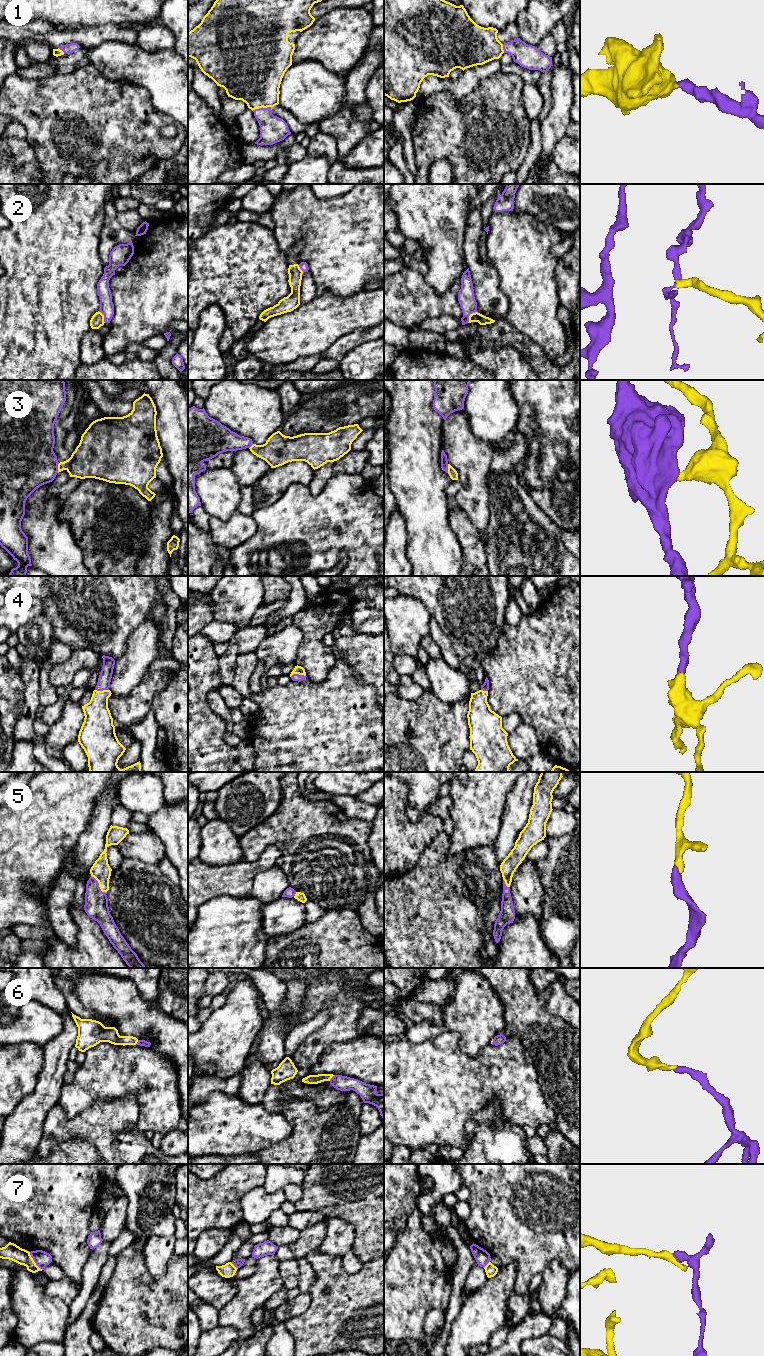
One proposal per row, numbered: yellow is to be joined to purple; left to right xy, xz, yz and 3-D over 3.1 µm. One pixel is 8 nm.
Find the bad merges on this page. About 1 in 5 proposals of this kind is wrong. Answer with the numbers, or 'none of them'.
2, 3, 7

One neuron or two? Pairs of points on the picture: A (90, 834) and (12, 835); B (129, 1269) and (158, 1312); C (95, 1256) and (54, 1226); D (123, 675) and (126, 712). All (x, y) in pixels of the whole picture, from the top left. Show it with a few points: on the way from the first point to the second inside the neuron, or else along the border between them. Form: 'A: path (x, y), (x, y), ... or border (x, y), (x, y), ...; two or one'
A: border (92, 813), (90, 822), (72, 848); two
B: path (131, 1280), (131, 1284), (148, 1301); one
C: border (91, 1249), (81, 1274); two
D: border (142, 679), (126, 695), (115, 696), (112, 694); two

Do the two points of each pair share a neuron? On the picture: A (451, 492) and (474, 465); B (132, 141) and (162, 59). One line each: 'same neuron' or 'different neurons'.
A: different neurons
B: different neurons

